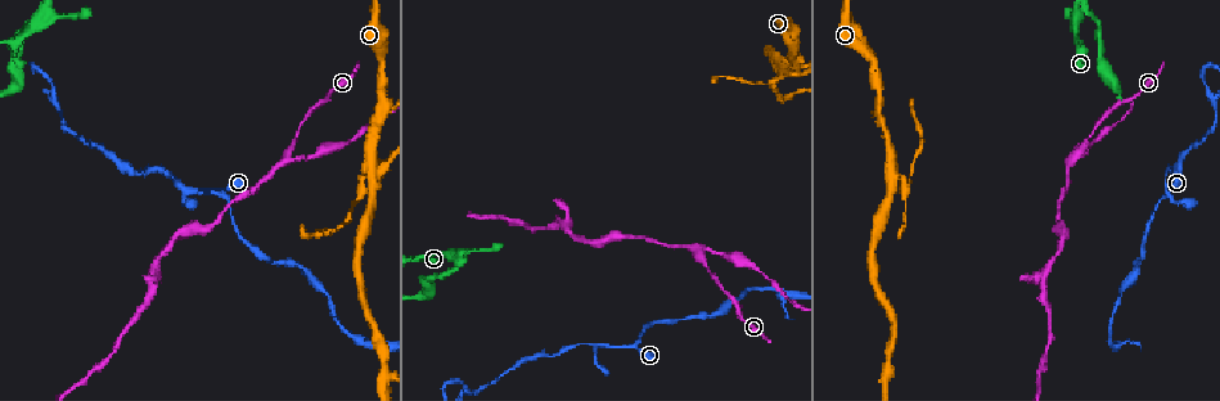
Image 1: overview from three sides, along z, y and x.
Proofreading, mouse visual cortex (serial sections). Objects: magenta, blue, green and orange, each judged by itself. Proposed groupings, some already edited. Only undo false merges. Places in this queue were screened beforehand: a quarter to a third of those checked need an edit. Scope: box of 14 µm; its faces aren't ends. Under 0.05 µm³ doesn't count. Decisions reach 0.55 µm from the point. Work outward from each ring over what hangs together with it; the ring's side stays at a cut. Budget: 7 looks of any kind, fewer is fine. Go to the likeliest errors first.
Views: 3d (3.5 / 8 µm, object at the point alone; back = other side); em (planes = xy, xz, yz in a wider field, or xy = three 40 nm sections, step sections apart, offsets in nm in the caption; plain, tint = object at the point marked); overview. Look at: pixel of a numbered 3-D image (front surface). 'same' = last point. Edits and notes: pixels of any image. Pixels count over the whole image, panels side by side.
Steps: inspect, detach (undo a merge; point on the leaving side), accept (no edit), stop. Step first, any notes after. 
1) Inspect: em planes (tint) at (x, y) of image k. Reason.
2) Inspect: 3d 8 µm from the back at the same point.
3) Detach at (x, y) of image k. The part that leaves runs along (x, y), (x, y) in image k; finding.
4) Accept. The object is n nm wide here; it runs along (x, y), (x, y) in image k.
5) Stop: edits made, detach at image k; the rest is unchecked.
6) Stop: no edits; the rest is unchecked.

Inspect: 3d 3.5 µm at (286, 159) of image 1. Arms part here.

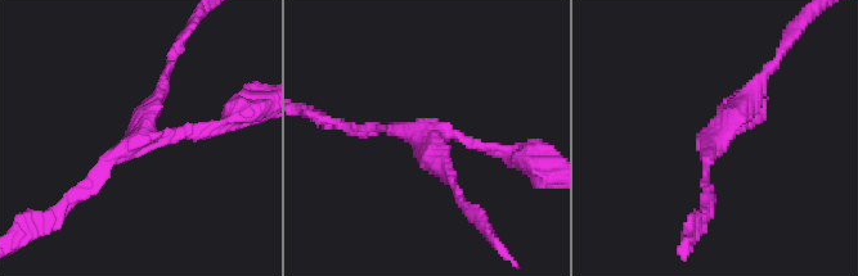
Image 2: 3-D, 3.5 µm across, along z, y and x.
Inspect: em planes (tint) at (720, 137) of image 2. 3 arms meet here; the arms are 100, 150, 200 nm wide; now the EM.

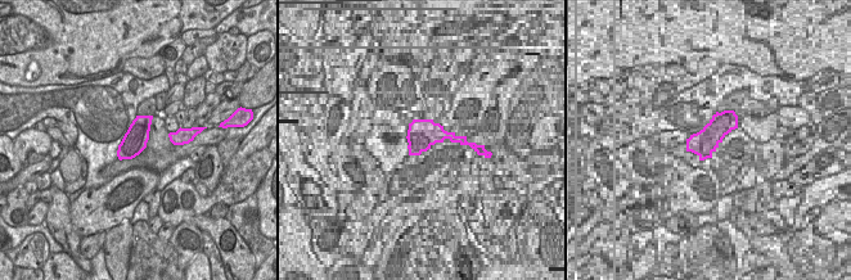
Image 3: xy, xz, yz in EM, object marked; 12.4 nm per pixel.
Accept. Continuous, no second cell.

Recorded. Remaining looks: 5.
Inspect: em xy step 1 (tint) at (374, 178) of image 1. Looks like a crossing.

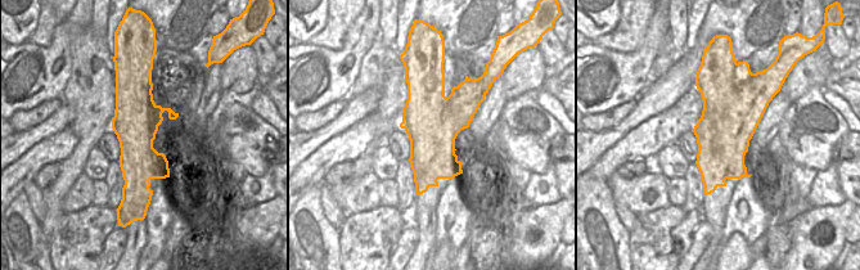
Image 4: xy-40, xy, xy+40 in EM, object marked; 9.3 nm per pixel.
Inspect: 3d 3.5 µm from the back at the same point. Wider look.

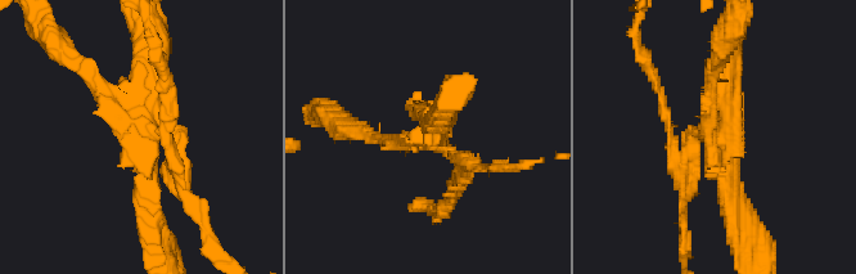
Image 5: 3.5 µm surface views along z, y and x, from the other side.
Detach at (458, 184) of image 5. A border runs along (459, 85), (433, 180) in image 4; two cells meet here.

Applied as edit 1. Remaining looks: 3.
Inspect: overview. Redraw.

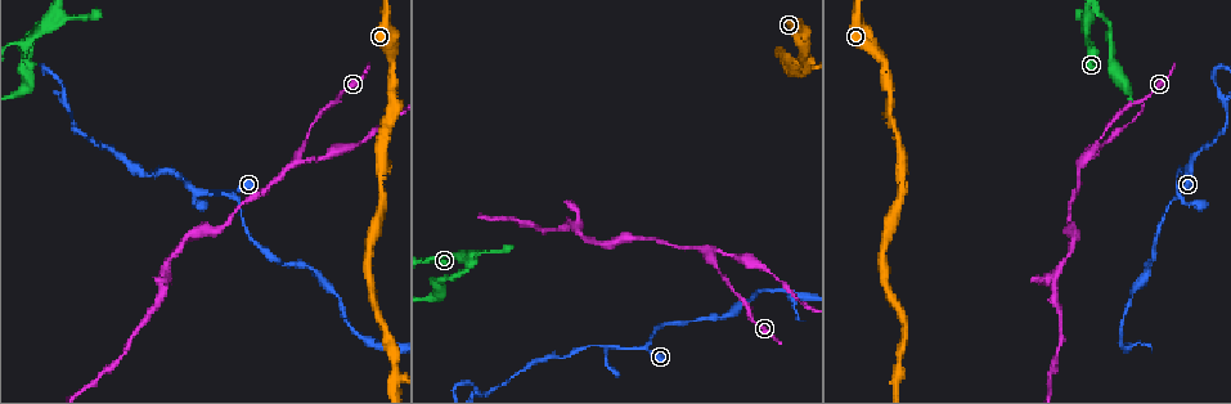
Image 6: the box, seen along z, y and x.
Inspect: 3d 3.5 µm at (1087, 14) of image 6. Three arms meet.

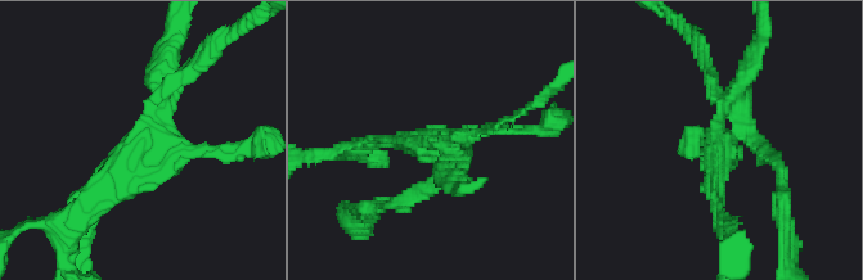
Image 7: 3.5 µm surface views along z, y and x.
Inspect: em xy step 2 (tint) at (726, 145) of image 7. Need the tissue.

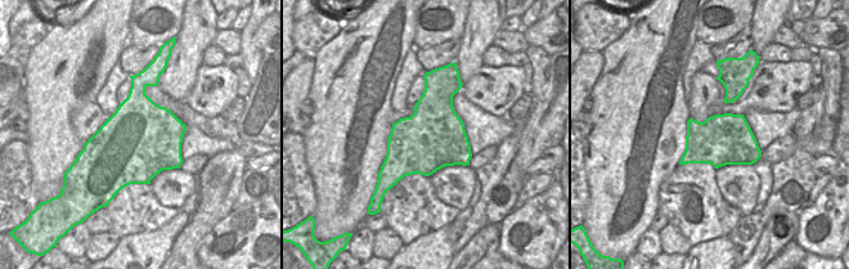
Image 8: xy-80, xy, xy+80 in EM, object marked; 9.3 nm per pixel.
Detach at (176, 49) of image 7. The part that leaves runs along (737, 134), (780, 170), (783, 212) in image 7; a second cell is stuck on.

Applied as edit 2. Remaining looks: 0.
Stop: edits made, detach at image 5, detach at image 7; the rest is unchecked.

